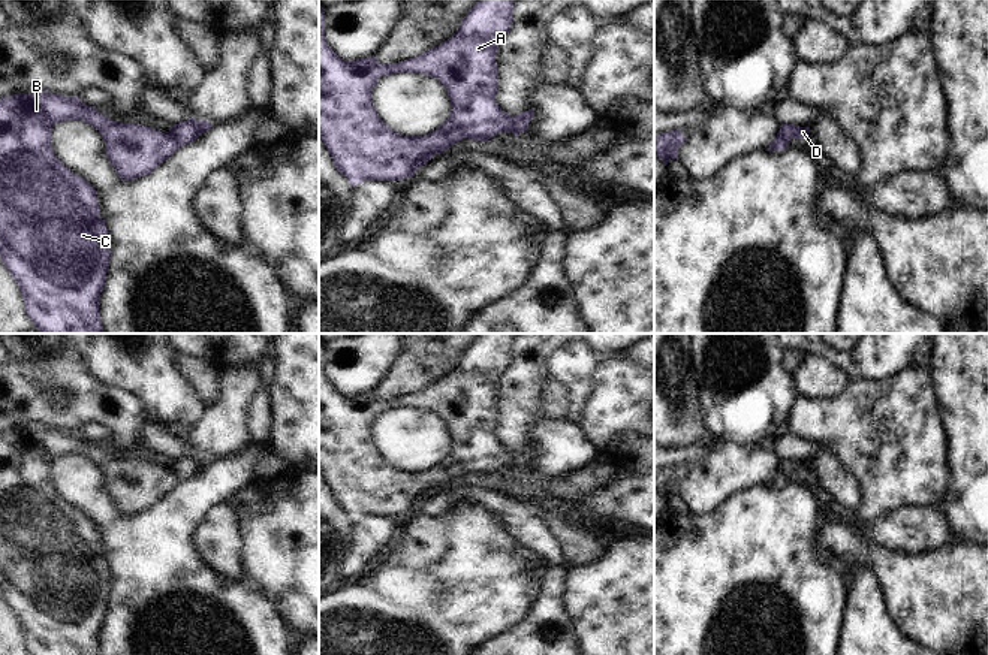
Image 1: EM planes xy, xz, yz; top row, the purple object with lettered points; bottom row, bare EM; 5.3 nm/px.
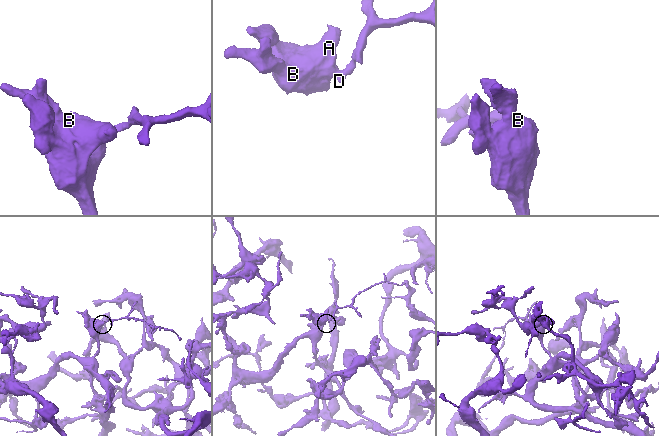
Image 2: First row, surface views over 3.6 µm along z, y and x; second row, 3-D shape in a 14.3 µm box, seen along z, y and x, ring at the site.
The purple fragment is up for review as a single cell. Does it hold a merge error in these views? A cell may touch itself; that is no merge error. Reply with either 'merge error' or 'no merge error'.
merge error

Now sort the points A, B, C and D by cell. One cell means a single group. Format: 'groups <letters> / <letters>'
groups A B C / D

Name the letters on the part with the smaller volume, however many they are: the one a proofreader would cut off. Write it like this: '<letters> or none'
D

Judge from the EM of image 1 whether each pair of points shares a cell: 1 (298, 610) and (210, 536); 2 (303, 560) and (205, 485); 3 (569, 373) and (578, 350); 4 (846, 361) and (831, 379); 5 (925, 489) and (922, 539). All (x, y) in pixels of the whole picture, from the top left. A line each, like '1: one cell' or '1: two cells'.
1: two cells
2: two cells
3: one cell
4: two cells
5: two cells

